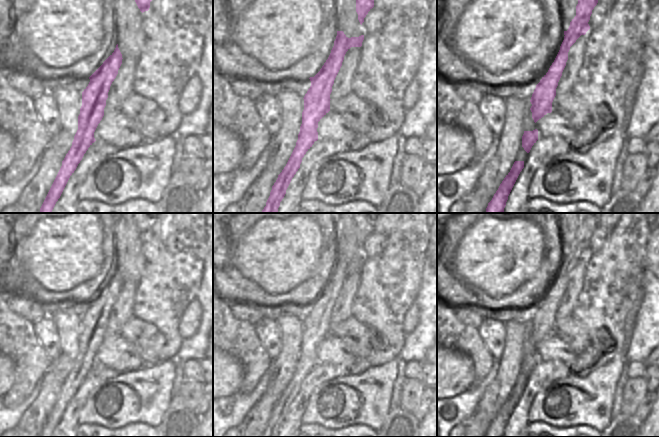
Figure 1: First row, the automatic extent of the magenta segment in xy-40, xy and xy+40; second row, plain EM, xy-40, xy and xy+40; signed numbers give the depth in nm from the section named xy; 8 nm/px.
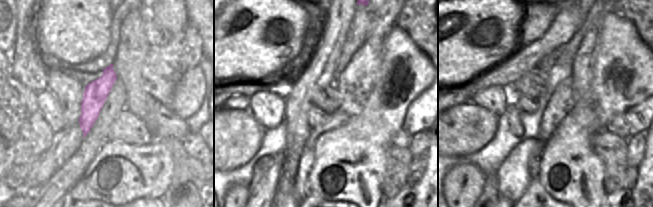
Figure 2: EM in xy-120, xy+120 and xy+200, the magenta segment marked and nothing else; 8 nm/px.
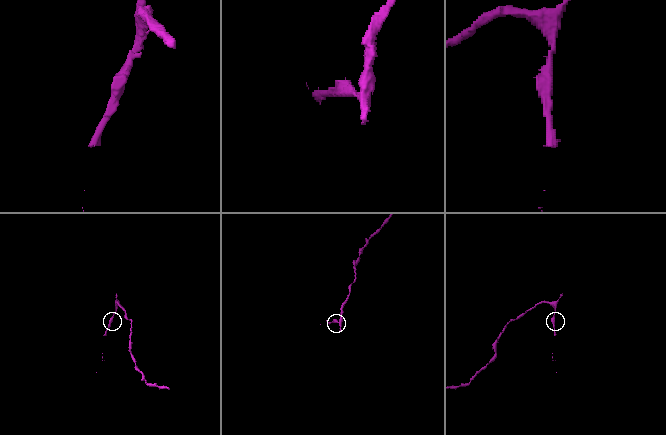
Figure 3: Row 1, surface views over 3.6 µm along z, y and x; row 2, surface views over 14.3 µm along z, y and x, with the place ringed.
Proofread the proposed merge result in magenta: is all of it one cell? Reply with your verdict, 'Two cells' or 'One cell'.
One cell.

